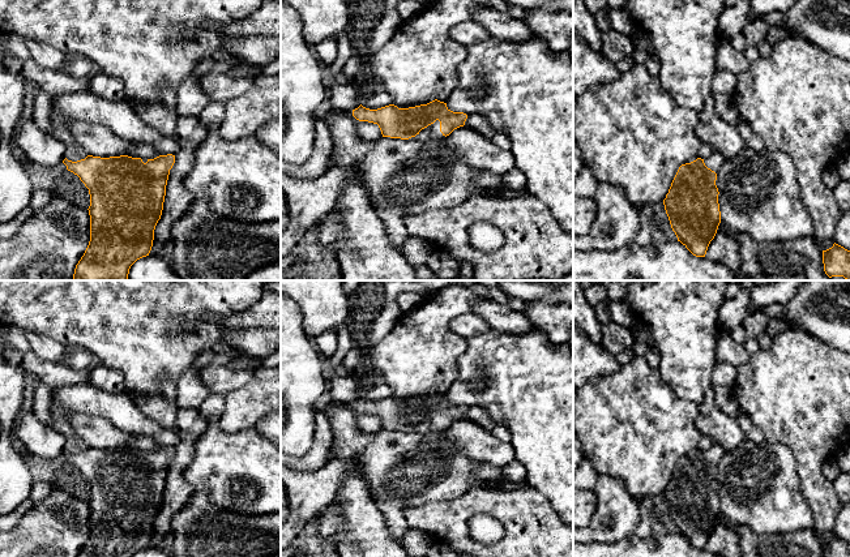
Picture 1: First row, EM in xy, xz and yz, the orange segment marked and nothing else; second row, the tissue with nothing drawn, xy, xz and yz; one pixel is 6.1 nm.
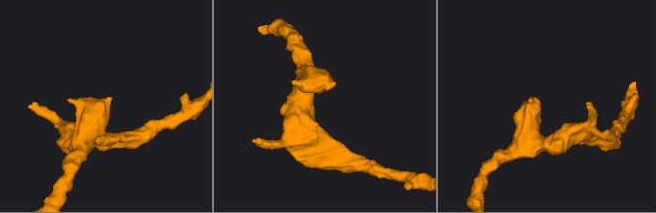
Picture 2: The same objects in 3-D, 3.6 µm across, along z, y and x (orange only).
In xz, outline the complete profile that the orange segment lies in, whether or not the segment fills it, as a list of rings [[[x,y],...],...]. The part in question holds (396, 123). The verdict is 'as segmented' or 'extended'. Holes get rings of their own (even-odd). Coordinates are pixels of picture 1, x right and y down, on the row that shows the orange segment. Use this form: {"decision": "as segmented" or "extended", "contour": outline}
{"decision": "extended", "contour": [[[437,99],[409,108],[389,104],[370,110],[360,104],[353,110],[353,116],[359,121],[377,124],[383,137],[411,141],[445,138],[454,129],[464,127],[467,119],[466,113],[453,112],[447,103]]]}

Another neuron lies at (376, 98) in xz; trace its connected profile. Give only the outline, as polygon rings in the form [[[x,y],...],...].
[[[371,89],[362,97],[362,106],[370,110],[377,110],[392,104],[392,97],[381,89]]]

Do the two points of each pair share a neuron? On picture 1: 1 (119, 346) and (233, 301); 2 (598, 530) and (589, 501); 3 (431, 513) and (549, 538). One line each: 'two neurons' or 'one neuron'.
1: one neuron
2: two neurons
3: one neuron

